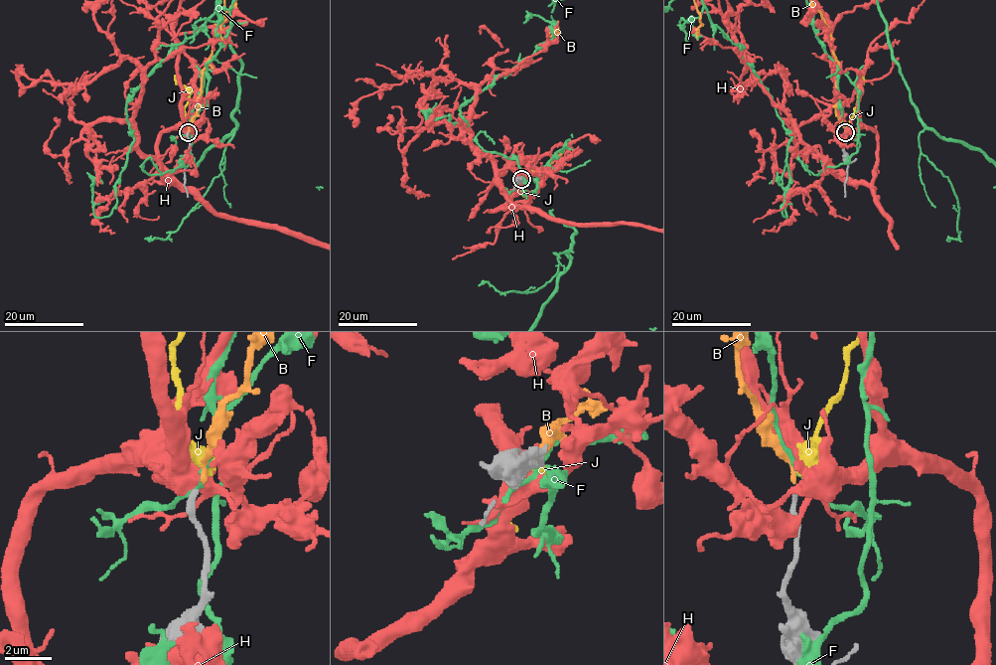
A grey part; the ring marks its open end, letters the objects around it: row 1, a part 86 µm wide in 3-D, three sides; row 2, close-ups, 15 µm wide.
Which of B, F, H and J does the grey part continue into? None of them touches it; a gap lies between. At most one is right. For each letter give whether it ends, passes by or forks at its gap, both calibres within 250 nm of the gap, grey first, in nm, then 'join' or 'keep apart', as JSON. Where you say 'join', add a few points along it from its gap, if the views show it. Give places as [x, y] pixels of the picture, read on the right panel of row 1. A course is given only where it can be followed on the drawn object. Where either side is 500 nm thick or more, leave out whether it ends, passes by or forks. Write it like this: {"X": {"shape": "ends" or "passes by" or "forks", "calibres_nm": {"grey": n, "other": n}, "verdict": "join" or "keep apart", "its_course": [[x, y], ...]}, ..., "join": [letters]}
{"B": {"shape": "ends", "calibres_nm": {"grey": 220, "other": 190}, "verdict": "join"}, "F": {"shape": "passes by", "calibres_nm": {"grey": 220, "other": 190}, "verdict": "keep apart"}, "H": {"shape": "forks", "calibres_nm": {"grey": 220, "other": 460}, "verdict": "keep apart"}, "J": {"calibres_nm": {"grey": 220, "other": 500}, "verdict": "keep apart"}, "join": ["B"]}

